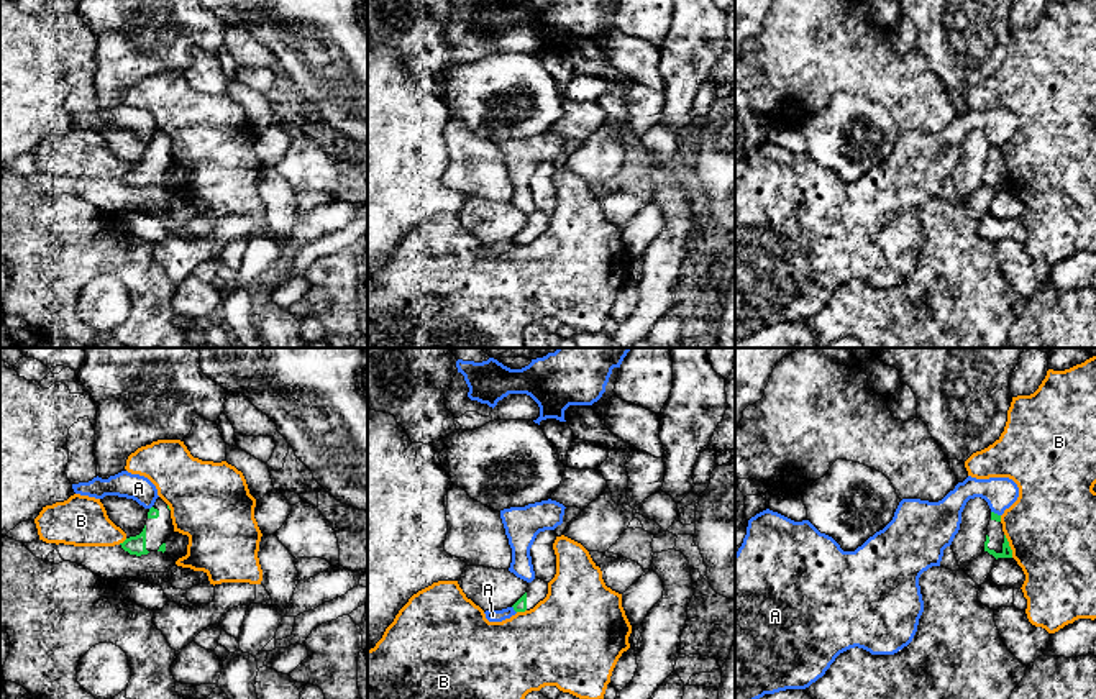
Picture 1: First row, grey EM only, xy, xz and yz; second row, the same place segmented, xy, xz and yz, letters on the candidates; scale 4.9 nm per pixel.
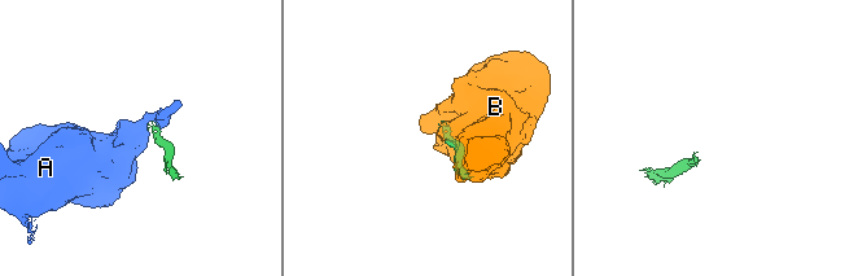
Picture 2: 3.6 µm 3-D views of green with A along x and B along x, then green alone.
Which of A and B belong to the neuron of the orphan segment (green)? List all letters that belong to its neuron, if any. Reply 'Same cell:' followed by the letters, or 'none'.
Same cell: none

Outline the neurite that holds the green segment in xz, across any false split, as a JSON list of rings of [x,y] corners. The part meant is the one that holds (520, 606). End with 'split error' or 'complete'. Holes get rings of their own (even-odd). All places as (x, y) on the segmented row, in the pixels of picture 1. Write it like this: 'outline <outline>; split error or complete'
outline [[[535,578],[528,582],[527,592],[512,605],[515,612],[525,612],[533,609],[548,594],[548,582]]]; split error

